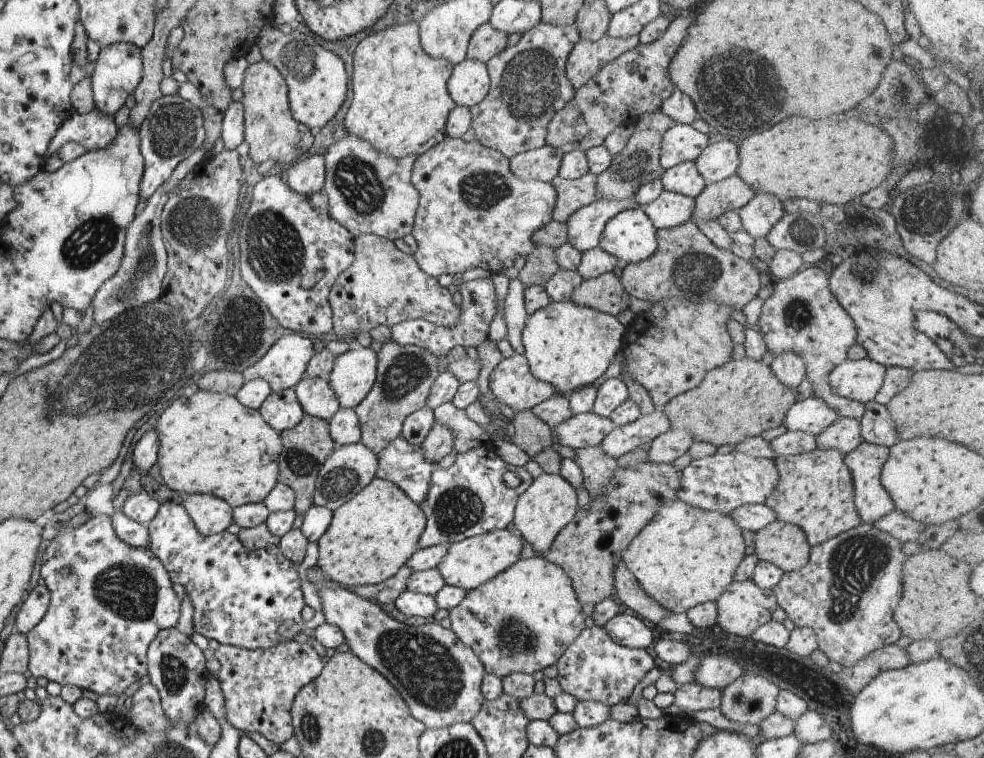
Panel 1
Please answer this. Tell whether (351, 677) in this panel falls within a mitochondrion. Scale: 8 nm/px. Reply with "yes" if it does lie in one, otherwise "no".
no

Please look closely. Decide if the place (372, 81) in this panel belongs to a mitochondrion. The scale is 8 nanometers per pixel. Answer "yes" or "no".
no

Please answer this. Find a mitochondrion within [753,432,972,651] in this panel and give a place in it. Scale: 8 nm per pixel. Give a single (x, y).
(857, 560)

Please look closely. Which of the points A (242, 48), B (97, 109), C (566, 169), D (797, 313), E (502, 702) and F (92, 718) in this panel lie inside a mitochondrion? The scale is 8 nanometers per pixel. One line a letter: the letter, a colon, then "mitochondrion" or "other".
A: other
B: other
C: other
D: mitochondrion
E: other
F: other

